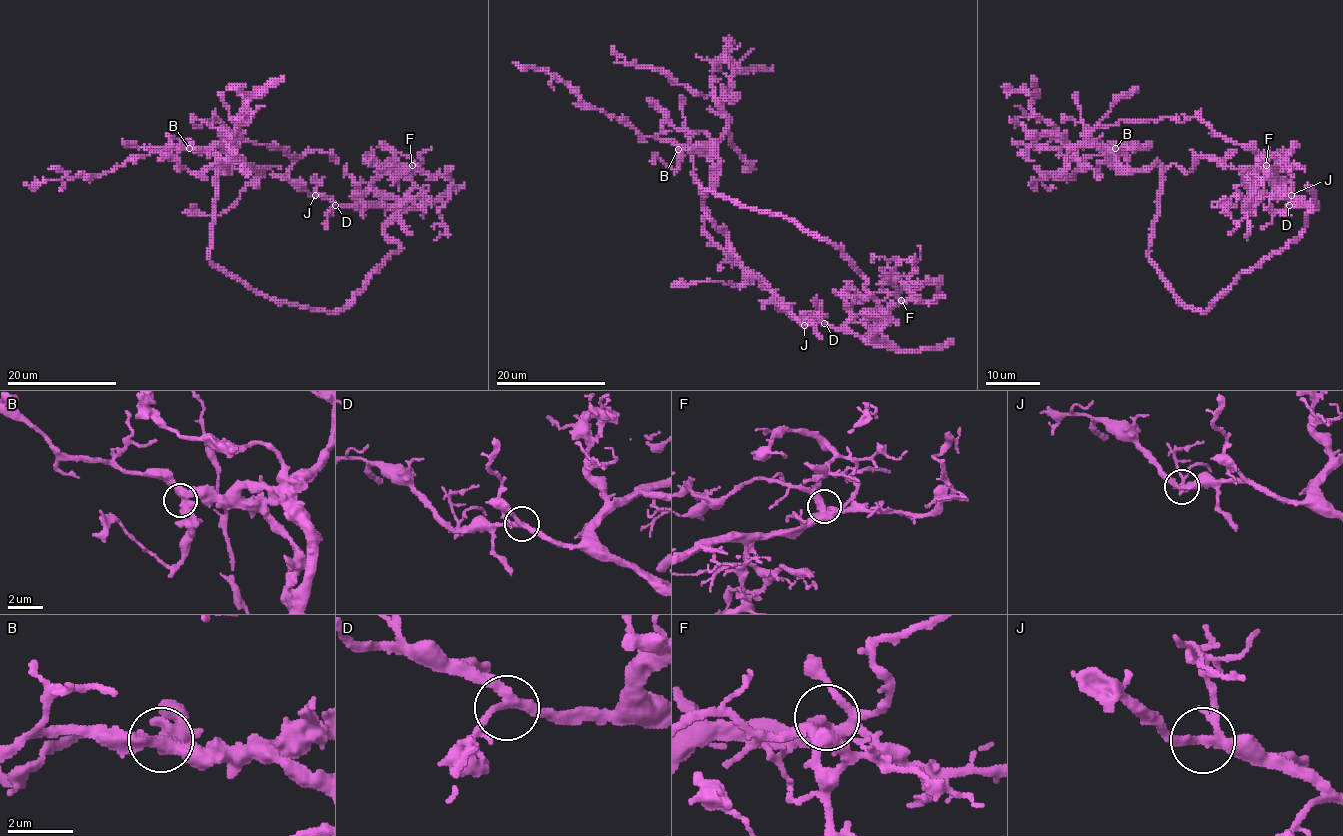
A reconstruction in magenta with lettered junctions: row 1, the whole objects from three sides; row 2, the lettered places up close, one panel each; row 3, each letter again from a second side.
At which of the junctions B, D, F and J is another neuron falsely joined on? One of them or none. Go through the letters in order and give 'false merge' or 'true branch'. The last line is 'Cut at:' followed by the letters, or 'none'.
B: true branch
D: true branch
F: true branch
J: true branch
Cut at: none

